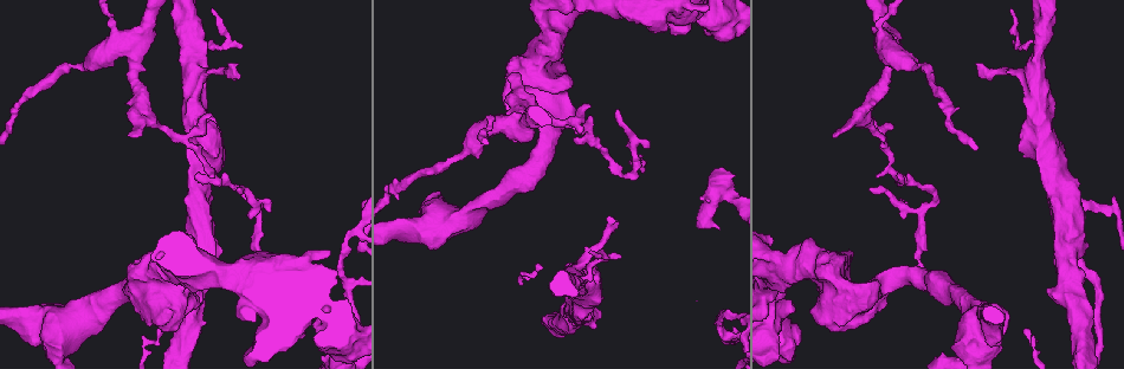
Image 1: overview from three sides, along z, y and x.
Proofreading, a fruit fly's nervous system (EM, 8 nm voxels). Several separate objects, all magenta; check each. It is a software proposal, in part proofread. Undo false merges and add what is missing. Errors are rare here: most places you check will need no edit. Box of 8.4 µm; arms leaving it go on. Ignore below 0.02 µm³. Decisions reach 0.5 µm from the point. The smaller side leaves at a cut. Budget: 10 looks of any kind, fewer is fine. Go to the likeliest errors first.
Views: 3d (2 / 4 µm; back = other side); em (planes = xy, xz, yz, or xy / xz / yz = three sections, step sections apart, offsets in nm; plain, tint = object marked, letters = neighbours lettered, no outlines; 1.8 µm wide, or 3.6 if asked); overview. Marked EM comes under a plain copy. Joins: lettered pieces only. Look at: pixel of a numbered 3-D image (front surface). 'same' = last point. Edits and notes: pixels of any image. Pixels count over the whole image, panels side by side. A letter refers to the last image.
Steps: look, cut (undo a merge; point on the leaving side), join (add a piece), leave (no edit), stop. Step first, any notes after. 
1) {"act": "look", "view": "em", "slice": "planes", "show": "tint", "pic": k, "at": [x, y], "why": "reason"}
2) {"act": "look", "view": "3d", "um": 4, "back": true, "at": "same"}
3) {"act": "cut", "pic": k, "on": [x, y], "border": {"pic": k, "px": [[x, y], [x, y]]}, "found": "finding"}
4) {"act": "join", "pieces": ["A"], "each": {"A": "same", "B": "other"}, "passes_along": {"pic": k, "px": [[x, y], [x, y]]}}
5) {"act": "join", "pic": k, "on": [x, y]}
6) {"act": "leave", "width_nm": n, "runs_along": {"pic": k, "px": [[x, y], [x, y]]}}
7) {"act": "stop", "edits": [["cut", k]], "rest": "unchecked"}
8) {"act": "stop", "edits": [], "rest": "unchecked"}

{"act": "look", "view": "em", "um": 3.6, "slice": "planes", "show": "tint", "pic": 1, "at": [645, 141], "why": "an open end"}

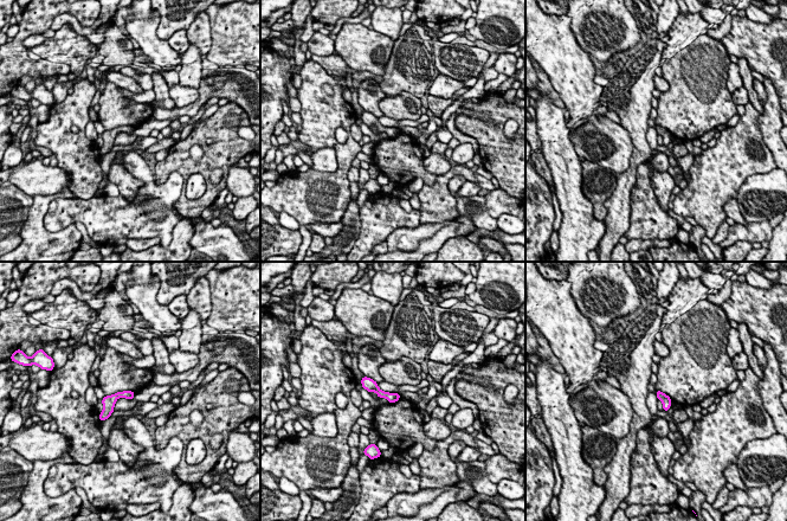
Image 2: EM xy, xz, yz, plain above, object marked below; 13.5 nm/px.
{"act": "look", "view": "em", "um": 3.6, "slice": "planes", "show": "letters", "at": "same"}

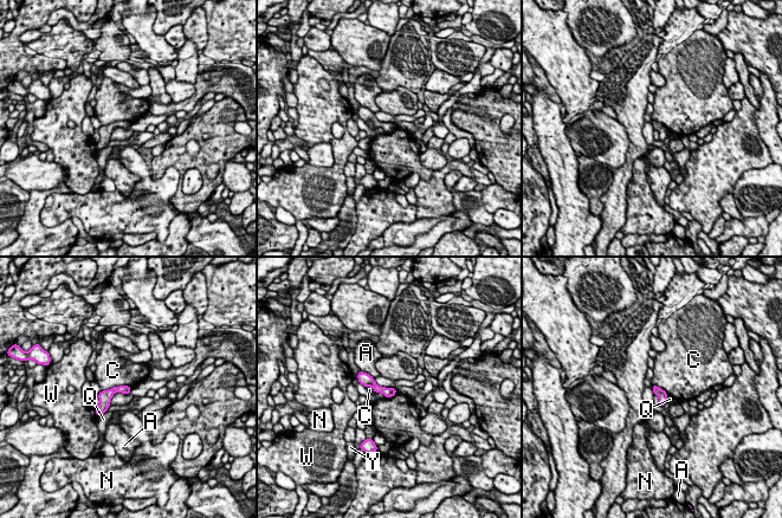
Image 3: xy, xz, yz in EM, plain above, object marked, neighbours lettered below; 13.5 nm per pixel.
{"act": "leave", "longest_contact_nm": ["C", 380], "each": {"A": "other", "C": "other", "N": "other", "Q": "other", "W": "other", "Y": "other"}, "border": {"pic": 3, "px": [[129, 386], [114, 386], [102, 390]]}, "found": "none of them fits"}

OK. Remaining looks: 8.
{"act": "look", "view": "3d", "um": 4, "pic": 1, "at": [345, 283]}

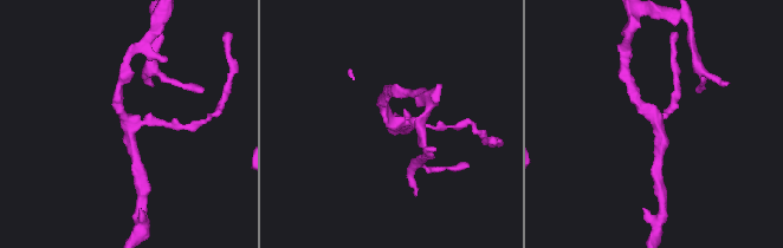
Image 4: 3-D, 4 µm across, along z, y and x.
{"act": "look", "view": "em", "slice": "yz", "step": 4, "show": "tint", "pic": 4, "at": [129, 123], "why": "need the tissue"}

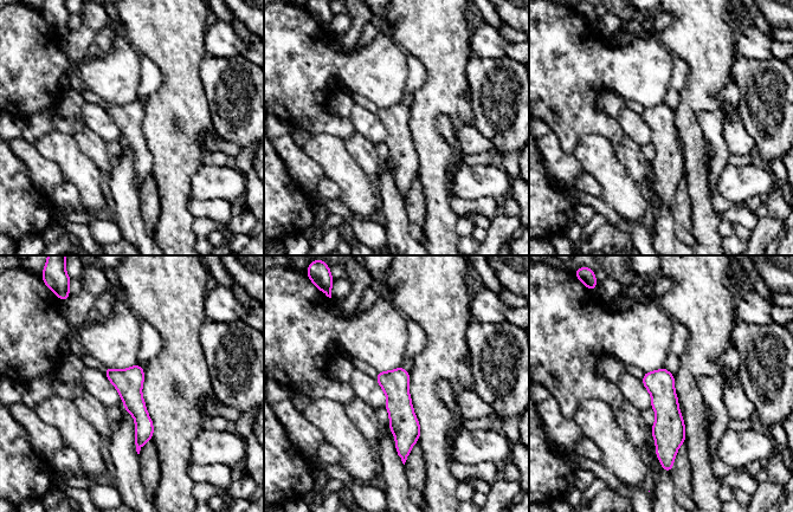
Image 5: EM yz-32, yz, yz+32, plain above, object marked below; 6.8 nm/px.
{"act": "look", "view": "em", "slice": "yz", "step": 4, "show": "letters", "at": "same"}

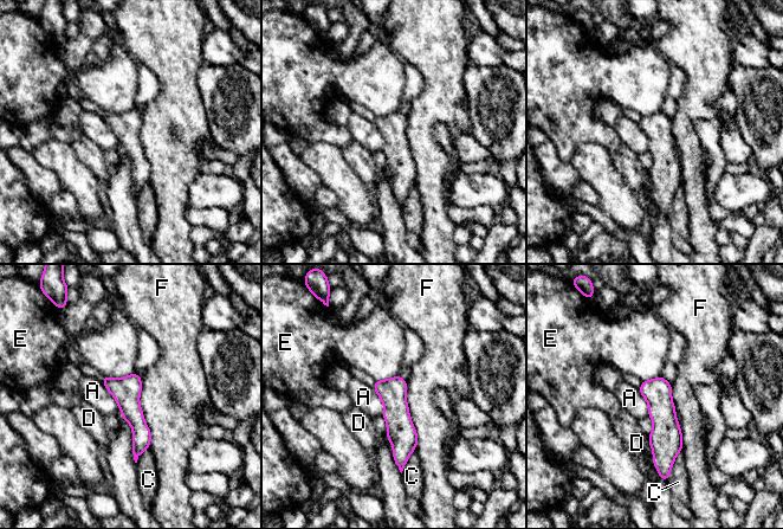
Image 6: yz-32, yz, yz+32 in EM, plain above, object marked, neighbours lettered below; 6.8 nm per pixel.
{"act": "leave", "width_nm": 190, "each": {"A": "other", "C": "other", "D": "other", "E": "other", "F": "other"}, "runs_along": {"pic": 6, "px": [[658, 380], [664, 468]]}, "found": "all the same neuron"}

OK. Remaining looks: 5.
{"act": "look", "view": "em", "slice": "planes", "show": "letters", "pic": 1, "at": [590, 105], "why": "thin end"}

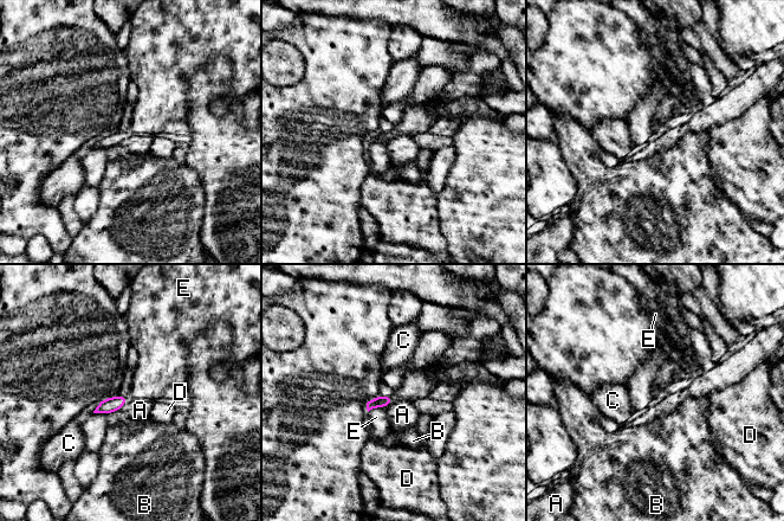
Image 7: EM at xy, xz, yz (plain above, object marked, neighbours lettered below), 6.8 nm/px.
{"act": "leave", "each": {"A": "other", "B": "other", "C": "other", "D": "other", "E": "other"}, "border": {"pic": 7, "px": [[387, 405], [373, 407], [368, 412]]}, "found": "no lettered piece goes on from it"}

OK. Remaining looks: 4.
{"act": "look", "view": "em", "slice": "xz", "step": 16, "show": "tint", "pic": 1, "at": [159, 256], "why": "touches itself"}

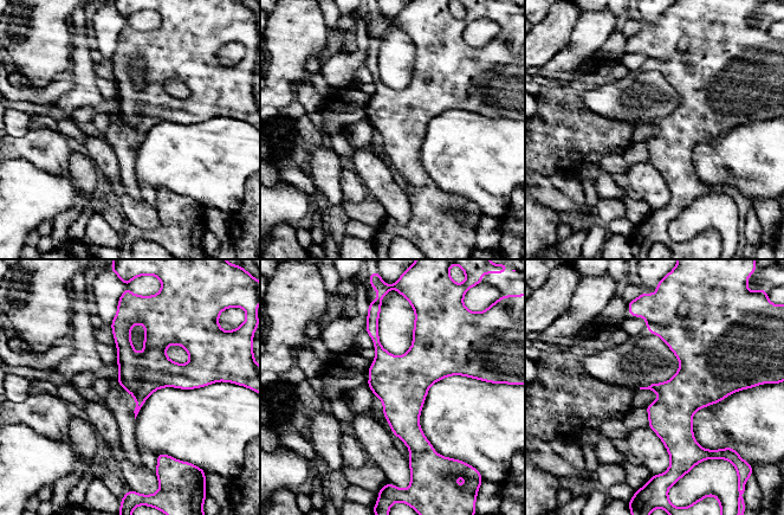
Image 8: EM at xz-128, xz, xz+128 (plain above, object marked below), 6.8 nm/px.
{"act": "look", "view": "em", "slice": "xy", "step": 8, "show": "letters", "at": "same", "why": "another direction"}

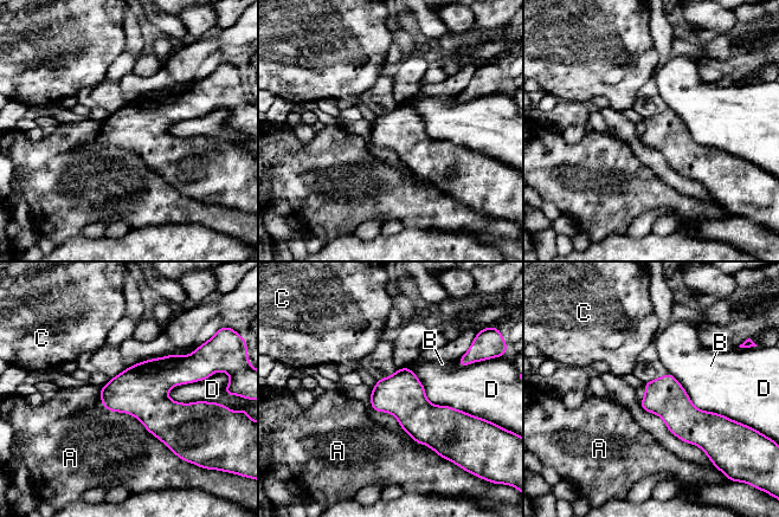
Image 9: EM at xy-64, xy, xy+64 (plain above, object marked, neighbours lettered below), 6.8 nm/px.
{"act": "leave", "each": {"A": "other", "B": "other", "C": "other", "D": "other"}, "border": {"pic": 9, "px": [[122, 412], [134, 415], [178, 457]]}, "found": "continuous, no second neuron"}

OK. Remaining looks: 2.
{"act": "stop", "edits": [], "rest": "unchecked"}

